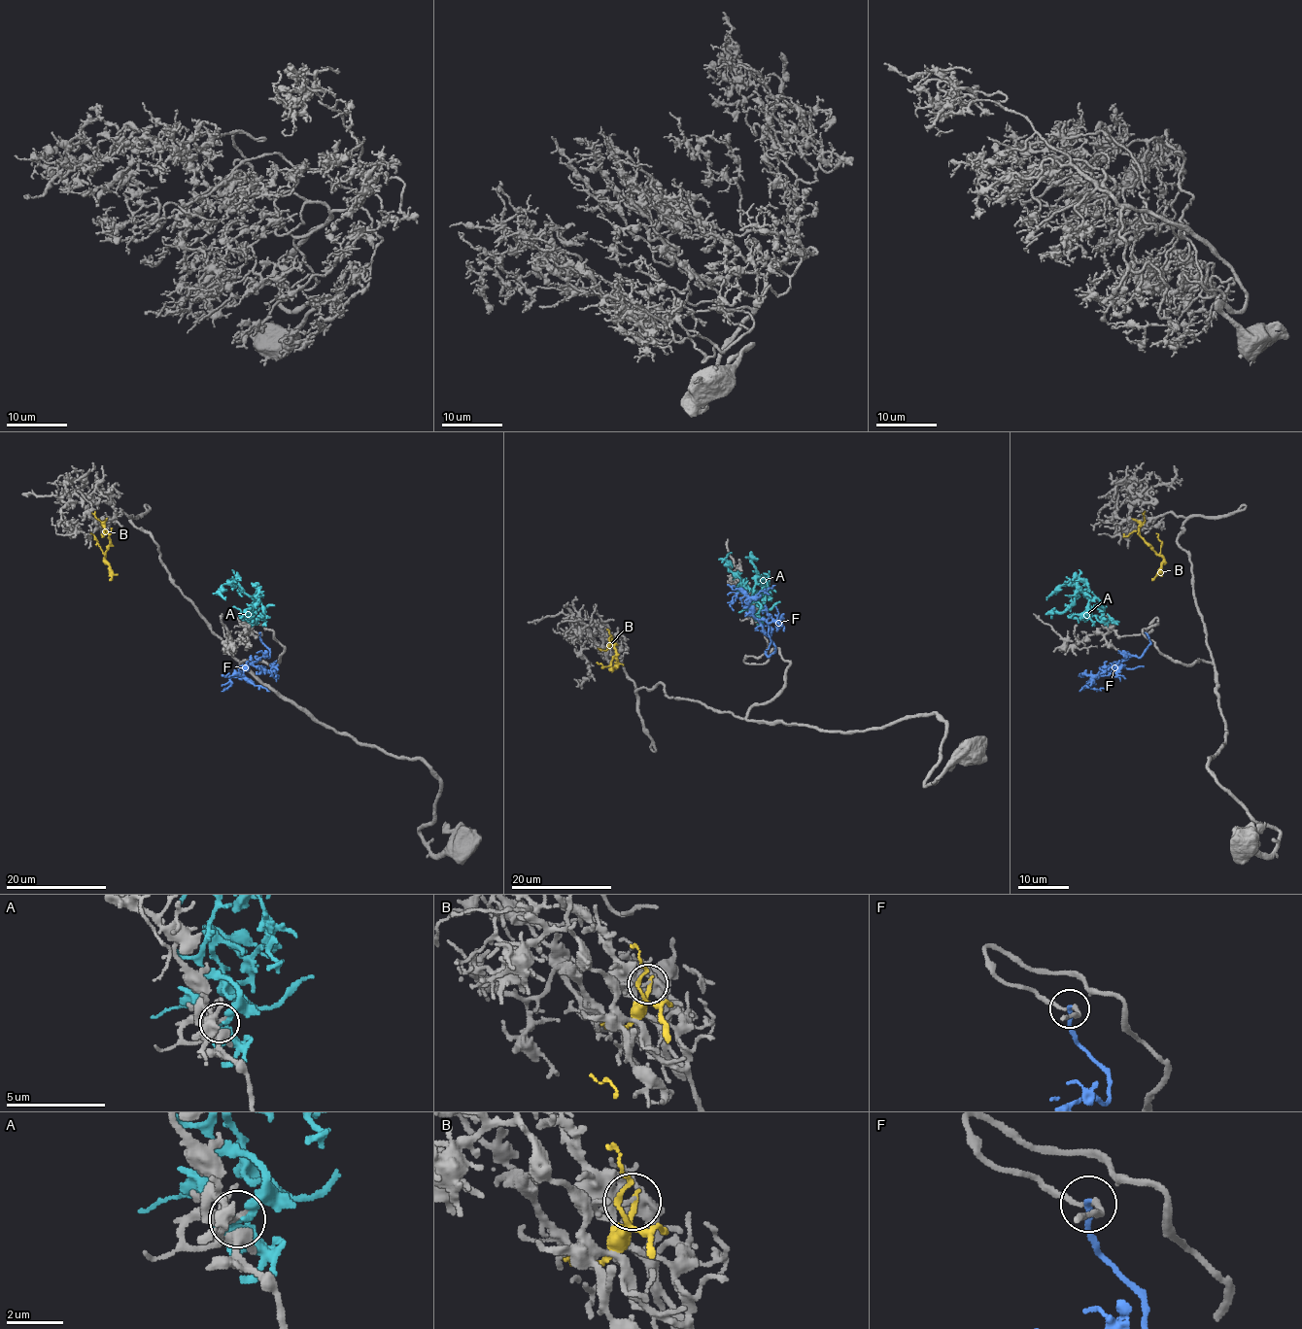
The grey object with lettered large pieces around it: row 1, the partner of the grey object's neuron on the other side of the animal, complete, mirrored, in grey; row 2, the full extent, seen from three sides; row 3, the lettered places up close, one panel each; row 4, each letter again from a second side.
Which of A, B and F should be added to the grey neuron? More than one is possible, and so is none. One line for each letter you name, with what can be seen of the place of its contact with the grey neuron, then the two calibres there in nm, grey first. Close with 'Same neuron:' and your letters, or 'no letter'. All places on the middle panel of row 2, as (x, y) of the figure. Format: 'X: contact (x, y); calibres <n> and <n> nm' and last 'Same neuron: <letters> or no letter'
F: contact (766, 652); calibres 150 and 240 nm
Same neuron: F

